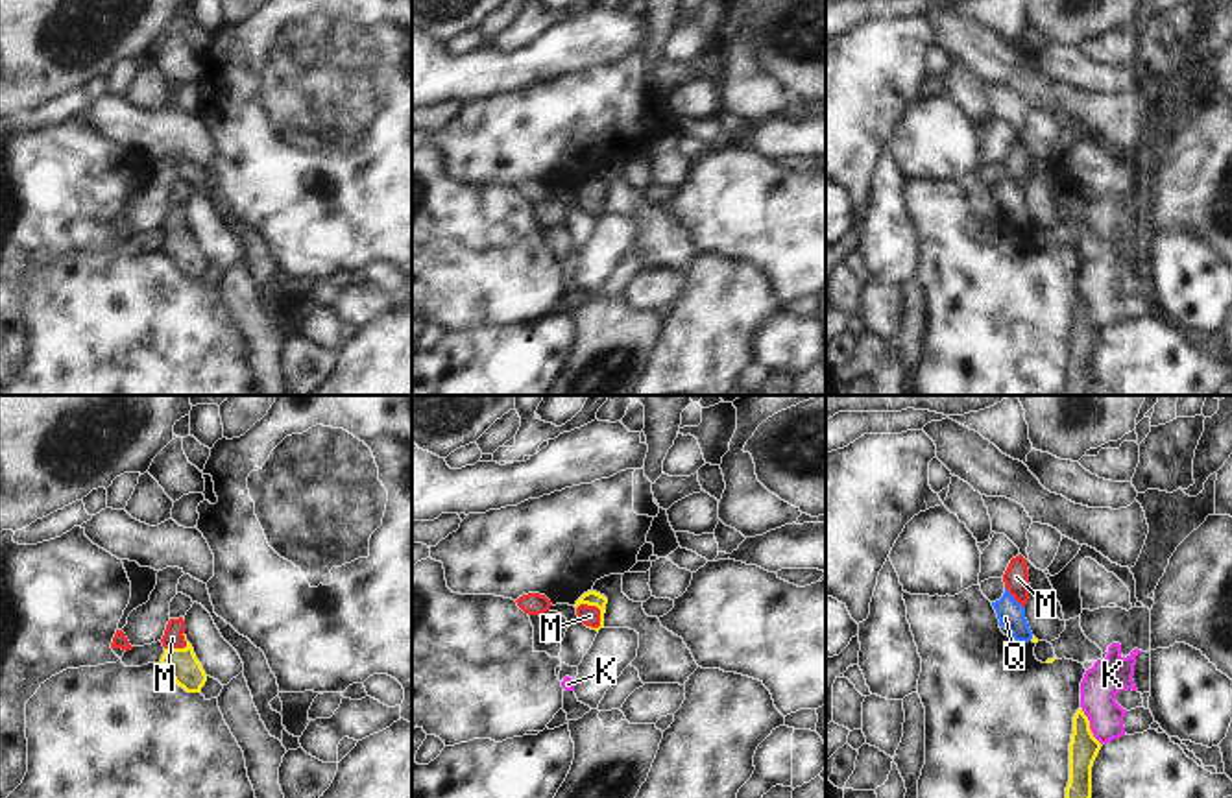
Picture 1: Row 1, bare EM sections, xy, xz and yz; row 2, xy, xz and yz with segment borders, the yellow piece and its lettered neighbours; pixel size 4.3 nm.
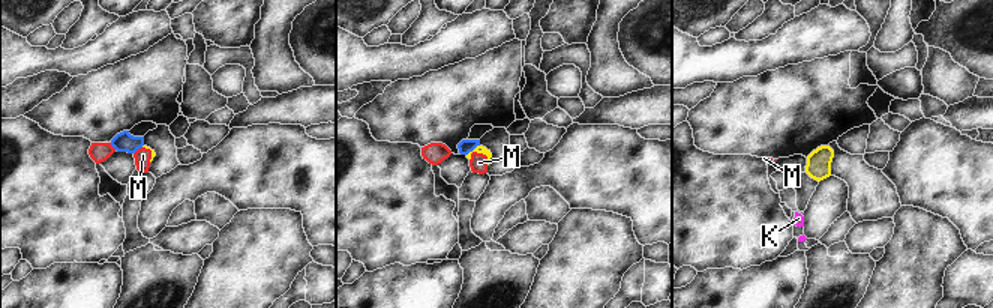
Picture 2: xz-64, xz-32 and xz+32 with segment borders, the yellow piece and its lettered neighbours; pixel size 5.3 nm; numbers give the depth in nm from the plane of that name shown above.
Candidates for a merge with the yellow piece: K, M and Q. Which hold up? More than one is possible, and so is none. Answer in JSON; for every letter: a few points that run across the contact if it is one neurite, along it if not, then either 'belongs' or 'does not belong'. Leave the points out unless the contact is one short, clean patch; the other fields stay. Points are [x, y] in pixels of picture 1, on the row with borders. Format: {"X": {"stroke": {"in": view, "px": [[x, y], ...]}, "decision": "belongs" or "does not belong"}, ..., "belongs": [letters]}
{"K": {"stroke": {"in": "yz", "px": [[1081, 706], [1092, 736], [1101, 745]]}, "decision": "does not belong"}, "M": {"stroke": {"in": "xz", "px": [[591, 597], [595, 604], [590, 616]]}, "decision": "belongs"}, "Q": {"stroke": {"in": "yz", "px": [[1033, 636], [1029, 640]]}, "decision": "does not belong"}, "belongs": ["M"]}

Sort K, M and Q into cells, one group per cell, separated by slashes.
K / M / Q

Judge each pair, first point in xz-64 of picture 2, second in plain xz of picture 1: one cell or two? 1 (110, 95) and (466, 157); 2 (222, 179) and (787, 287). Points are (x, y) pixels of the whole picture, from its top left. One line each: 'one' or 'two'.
1: one
2: one

